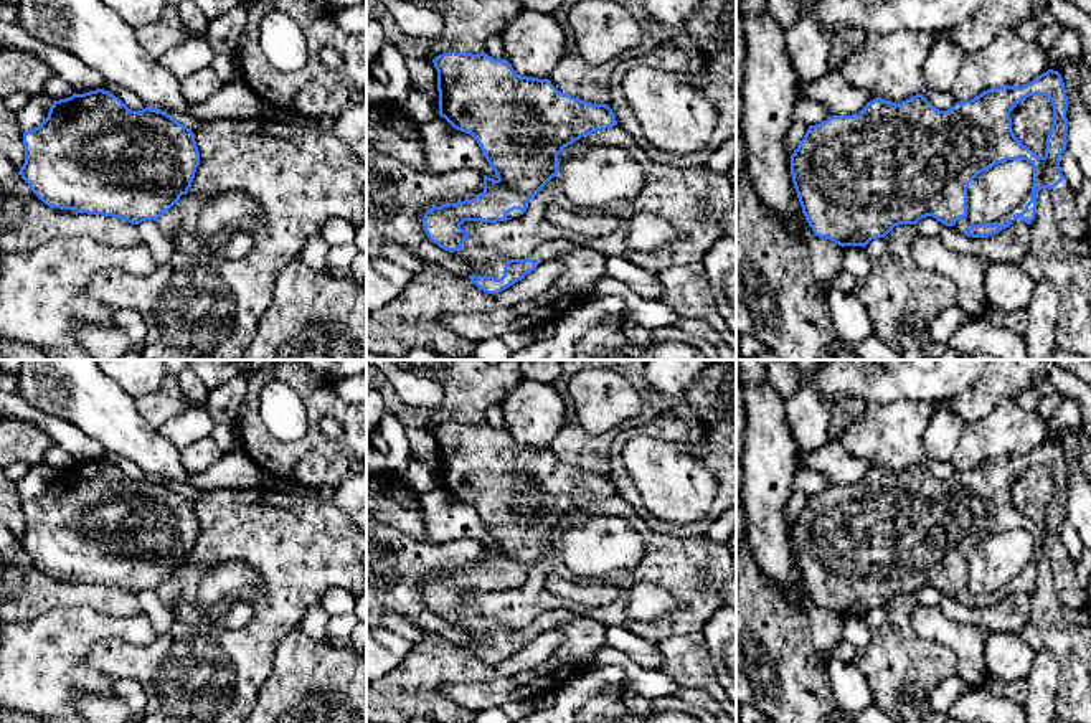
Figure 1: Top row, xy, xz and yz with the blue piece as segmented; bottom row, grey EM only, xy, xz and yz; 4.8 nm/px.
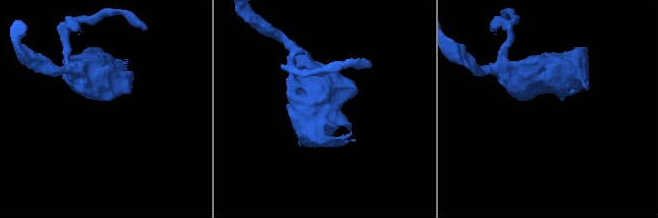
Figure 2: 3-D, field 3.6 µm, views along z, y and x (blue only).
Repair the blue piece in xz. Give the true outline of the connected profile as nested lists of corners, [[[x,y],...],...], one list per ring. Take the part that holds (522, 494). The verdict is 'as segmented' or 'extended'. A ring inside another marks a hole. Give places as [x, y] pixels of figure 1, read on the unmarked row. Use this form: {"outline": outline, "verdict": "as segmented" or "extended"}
{"outline": [[[449,421],[432,432],[437,441],[439,485],[477,510],[497,548],[484,545],[484,561],[472,569],[432,576],[424,583],[423,596],[439,617],[457,621],[464,631],[477,634],[484,631],[484,622],[460,594],[520,588],[528,571],[558,545],[558,525],[563,518],[596,500],[617,495],[617,490],[607,474],[584,472],[563,464],[550,449],[517,444],[505,428]]], "verdict": "extended"}

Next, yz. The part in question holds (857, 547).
{"outline": [[[1053,439],[1023,456],[990,457],[971,470],[956,472],[947,480],[936,479],[923,464],[900,474],[875,467],[858,484],[832,485],[809,495],[791,525],[792,553],[814,604],[842,617],[865,617],[871,609],[885,607],[895,596],[916,594],[926,586],[966,606],[987,607],[1013,593],[1030,594],[1037,584],[1041,558],[1051,561],[1061,604],[1079,609],[1089,598],[1078,581],[1076,563],[1065,551],[1060,536],[1060,527],[1068,513],[1066,480],[1065,452]],[[1030,465],[1046,465],[1053,475],[1053,494],[1043,527],[1023,515],[1012,500],[1012,479]],[[1018,528],[1033,536],[1032,563],[995,593],[971,593],[967,589],[969,553],[987,538]]], "verdict": "extended"}

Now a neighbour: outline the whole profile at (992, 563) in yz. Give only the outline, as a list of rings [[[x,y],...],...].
[[[1007,530],[979,543],[967,558],[967,589],[995,593],[1033,560],[1033,536],[1027,530]]]

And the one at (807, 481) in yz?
[[[799,467],[792,479],[792,490],[794,492],[804,492],[807,495],[815,495],[834,484],[819,470]]]

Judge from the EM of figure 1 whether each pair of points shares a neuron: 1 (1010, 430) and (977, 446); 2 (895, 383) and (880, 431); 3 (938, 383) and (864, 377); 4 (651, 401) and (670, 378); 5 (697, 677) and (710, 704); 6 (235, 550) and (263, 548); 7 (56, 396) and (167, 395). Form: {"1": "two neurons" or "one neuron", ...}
{"1": "one neuron", "2": "two neurons", "3": "one neuron", "4": "two neurons", "5": "two neurons", "6": "one neuron", "7": "two neurons"}

